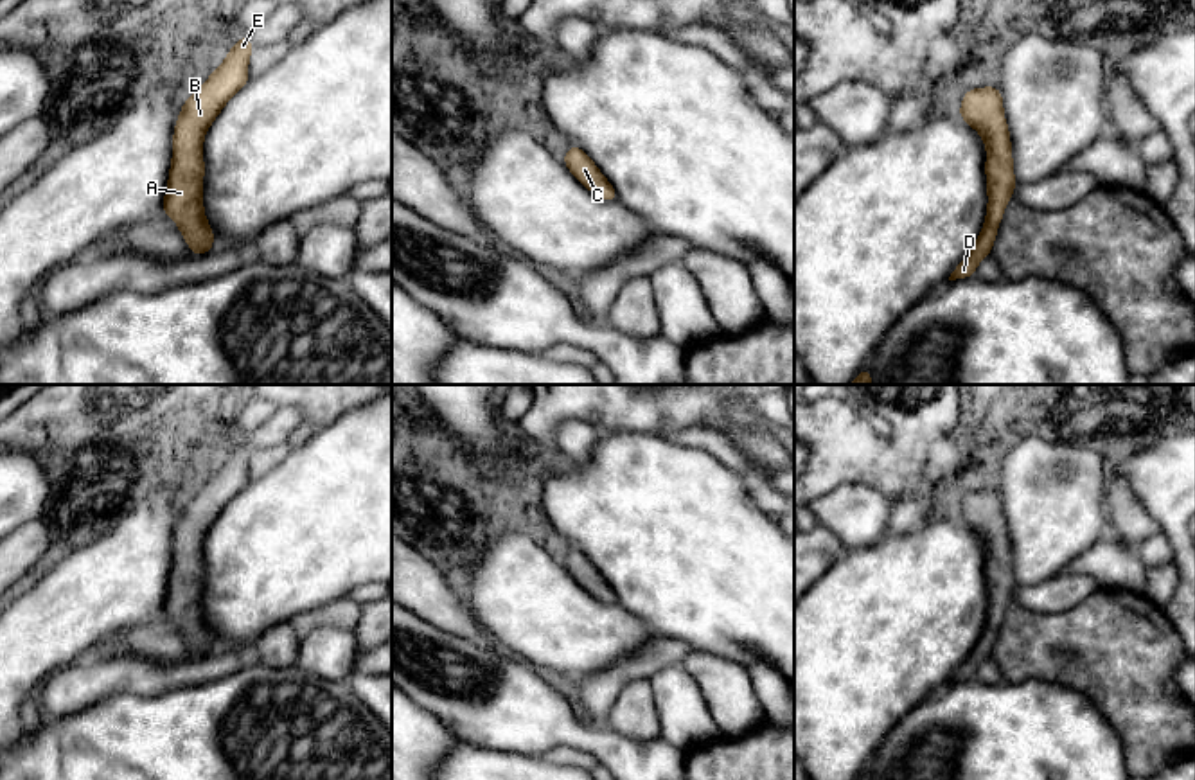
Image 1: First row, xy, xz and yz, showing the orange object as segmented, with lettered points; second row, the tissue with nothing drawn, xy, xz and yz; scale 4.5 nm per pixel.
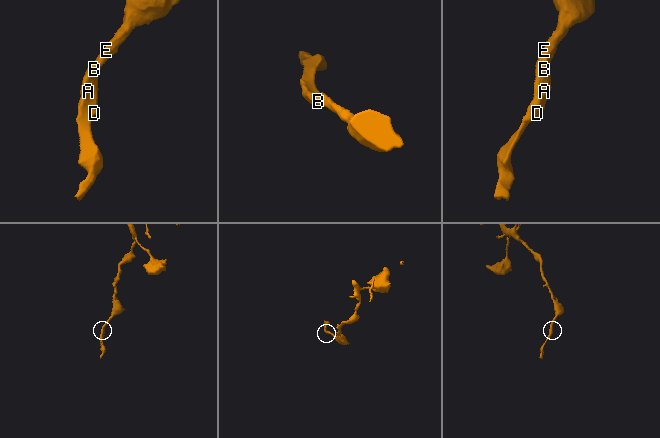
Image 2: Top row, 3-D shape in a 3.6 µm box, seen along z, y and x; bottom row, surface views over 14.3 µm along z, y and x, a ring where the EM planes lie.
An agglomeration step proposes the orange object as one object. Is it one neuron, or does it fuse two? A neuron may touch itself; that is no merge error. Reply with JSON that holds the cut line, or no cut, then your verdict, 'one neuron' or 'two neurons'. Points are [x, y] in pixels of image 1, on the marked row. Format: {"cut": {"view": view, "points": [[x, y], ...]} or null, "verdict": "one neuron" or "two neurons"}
{"cut": null, "verdict": "one neuron"}

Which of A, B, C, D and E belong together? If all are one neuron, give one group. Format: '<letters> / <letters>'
A B C D E

